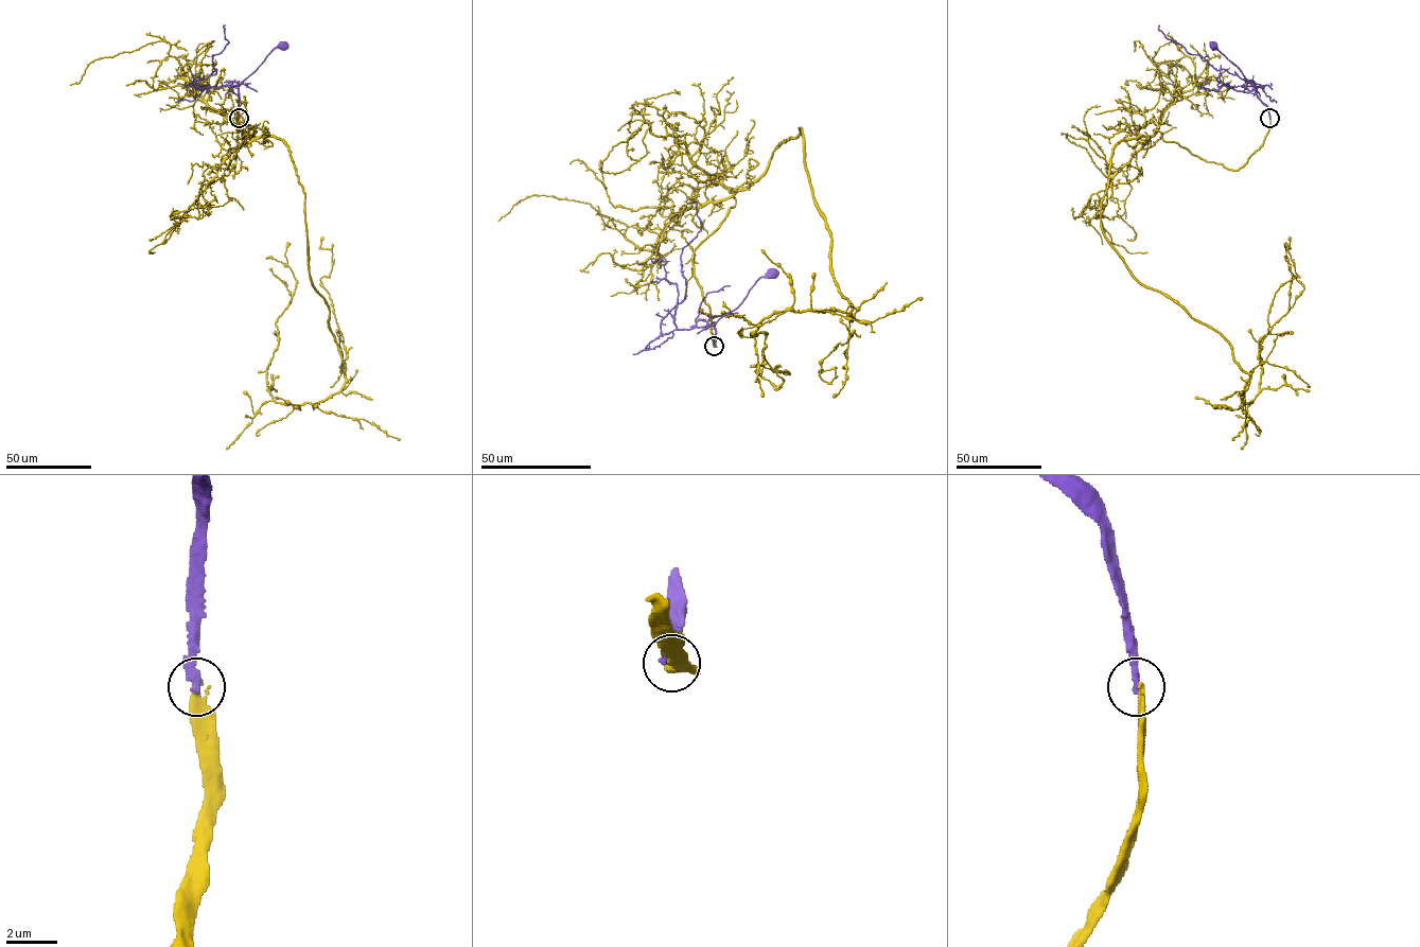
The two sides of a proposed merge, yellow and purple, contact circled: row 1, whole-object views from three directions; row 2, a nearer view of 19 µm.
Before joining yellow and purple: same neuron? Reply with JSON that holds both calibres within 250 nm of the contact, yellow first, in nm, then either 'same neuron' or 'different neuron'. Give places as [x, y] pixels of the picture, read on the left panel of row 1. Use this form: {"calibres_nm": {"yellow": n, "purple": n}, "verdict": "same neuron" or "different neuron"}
{"calibres_nm": {"yellow": 320, "purple": 320}, "verdict": "different neuron"}

